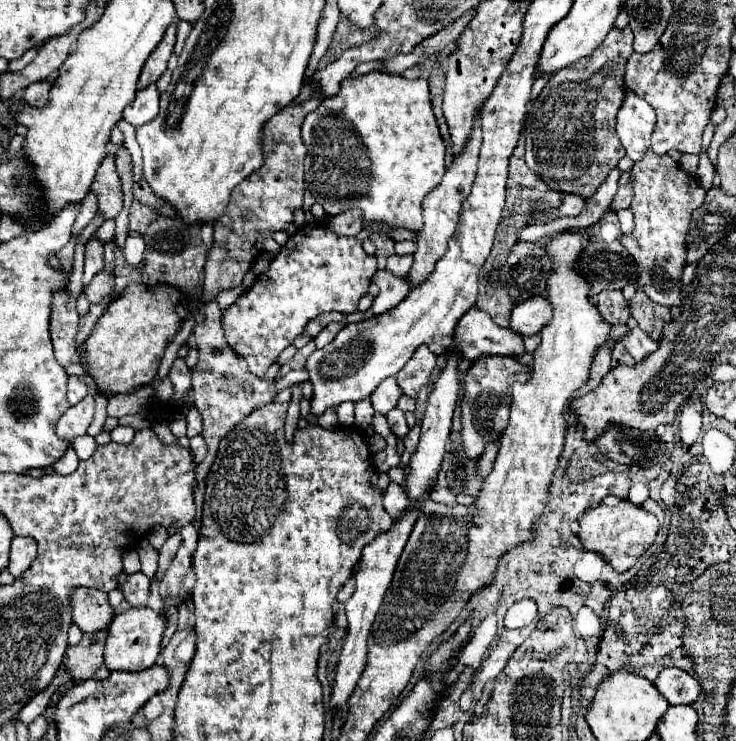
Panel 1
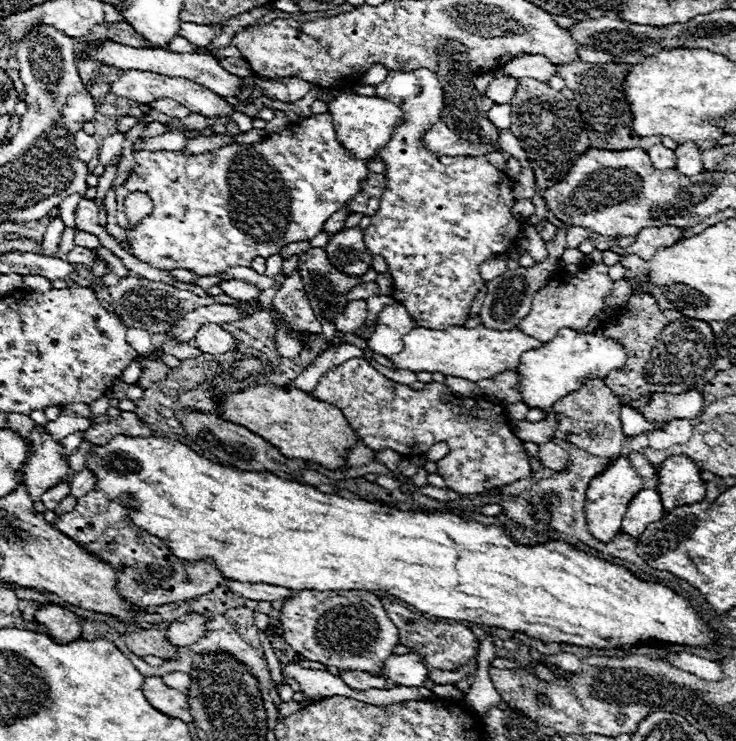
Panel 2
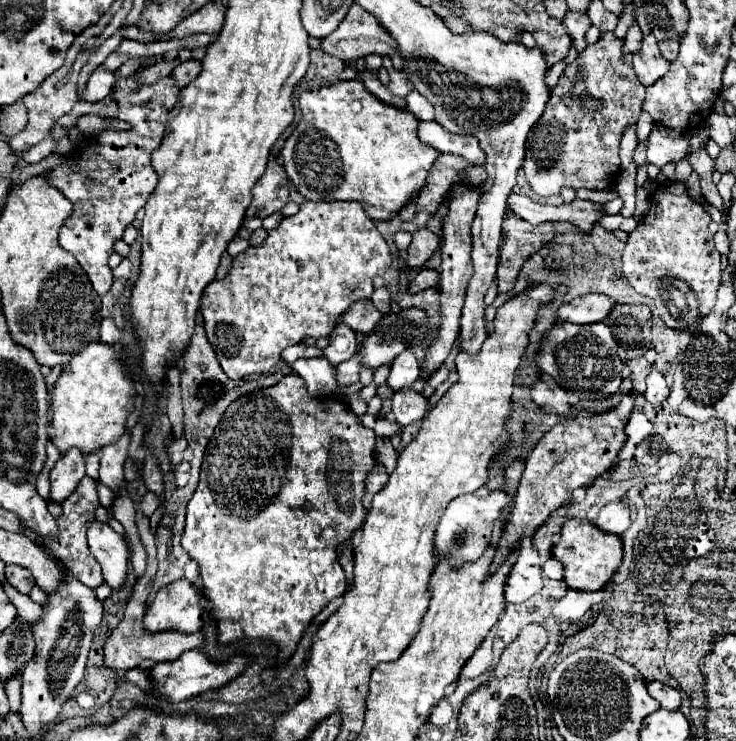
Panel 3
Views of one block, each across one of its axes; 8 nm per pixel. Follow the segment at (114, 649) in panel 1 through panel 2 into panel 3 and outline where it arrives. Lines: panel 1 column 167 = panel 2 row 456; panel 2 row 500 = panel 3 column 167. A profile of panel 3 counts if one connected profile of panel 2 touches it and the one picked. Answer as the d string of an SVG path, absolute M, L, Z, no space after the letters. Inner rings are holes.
M186 578L164 586L144 616L144 626L150 632L178 630L178 632L198 632L210 618L200 606L200 590Z

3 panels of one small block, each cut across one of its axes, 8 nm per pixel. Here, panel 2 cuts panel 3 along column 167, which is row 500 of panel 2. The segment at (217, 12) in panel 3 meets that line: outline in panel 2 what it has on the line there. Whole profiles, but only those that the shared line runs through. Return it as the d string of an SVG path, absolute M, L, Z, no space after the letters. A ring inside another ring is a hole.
M36 426L30 434L32 452L22 466L24 472L24 486L26 492L34 502L40 500L40 496L56 486L62 478L72 474L68 458L62 454L62 442L54 440L50 434L46 434L44 426Z

